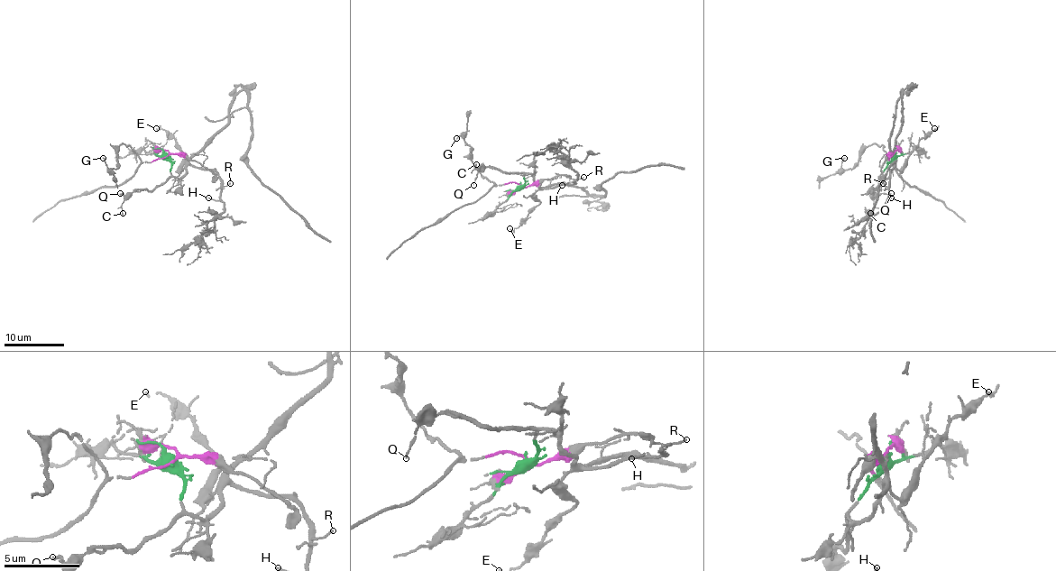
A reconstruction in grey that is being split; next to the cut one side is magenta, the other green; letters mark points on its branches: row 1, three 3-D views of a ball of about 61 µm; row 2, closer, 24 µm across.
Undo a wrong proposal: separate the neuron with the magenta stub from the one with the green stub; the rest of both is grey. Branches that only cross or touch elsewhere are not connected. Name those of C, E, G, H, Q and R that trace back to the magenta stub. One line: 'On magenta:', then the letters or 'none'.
On magenta: G

